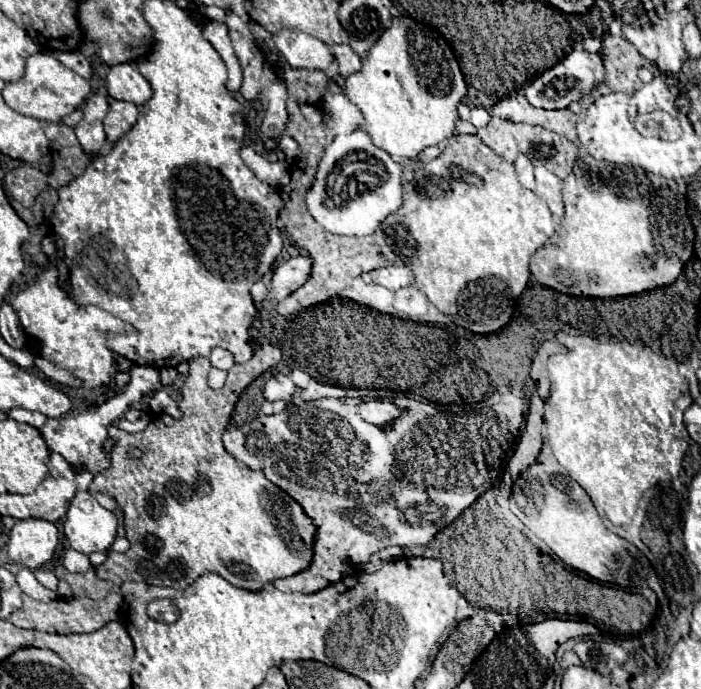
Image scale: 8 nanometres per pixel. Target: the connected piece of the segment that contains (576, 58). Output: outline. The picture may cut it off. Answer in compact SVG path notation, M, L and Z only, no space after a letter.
M573 50L563 62L557 66L545 70L533 84L525 86L525 96L529 104L543 110L561 110L567 108L571 102L581 100L587 96L599 82L603 82L603 54L601 52L585 52L585 50Z

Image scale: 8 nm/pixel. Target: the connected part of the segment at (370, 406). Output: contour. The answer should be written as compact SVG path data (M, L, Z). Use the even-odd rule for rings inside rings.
M375 400L373 402L363 402L357 408L359 408L359 412L363 414L365 420L369 420L377 426L389 424L391 420L395 420L401 414L401 410L395 404L385 404L385 402L375 402Z

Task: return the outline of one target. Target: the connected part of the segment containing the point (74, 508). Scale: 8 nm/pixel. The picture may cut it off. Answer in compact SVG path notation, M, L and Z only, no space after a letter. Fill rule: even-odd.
M77 490L63 520L63 532L81 554L107 552L117 536L117 518L111 510L105 510L95 496Z

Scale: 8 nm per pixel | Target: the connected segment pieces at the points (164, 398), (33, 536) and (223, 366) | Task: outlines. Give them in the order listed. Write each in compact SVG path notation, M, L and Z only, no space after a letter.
M157 390L155 396L151 398L149 406L151 406L151 410L153 410L155 414L165 412L165 414L171 414L173 418L181 418L181 410L179 410L177 402L175 402L165 390Z
M39 518L17 520L9 532L7 556L29 570L35 570L51 560L58 541L59 531L55 524Z
M215 348L209 356L209 362L213 368L219 368L219 370L229 370L235 364L233 356L229 352L225 352L223 348Z

